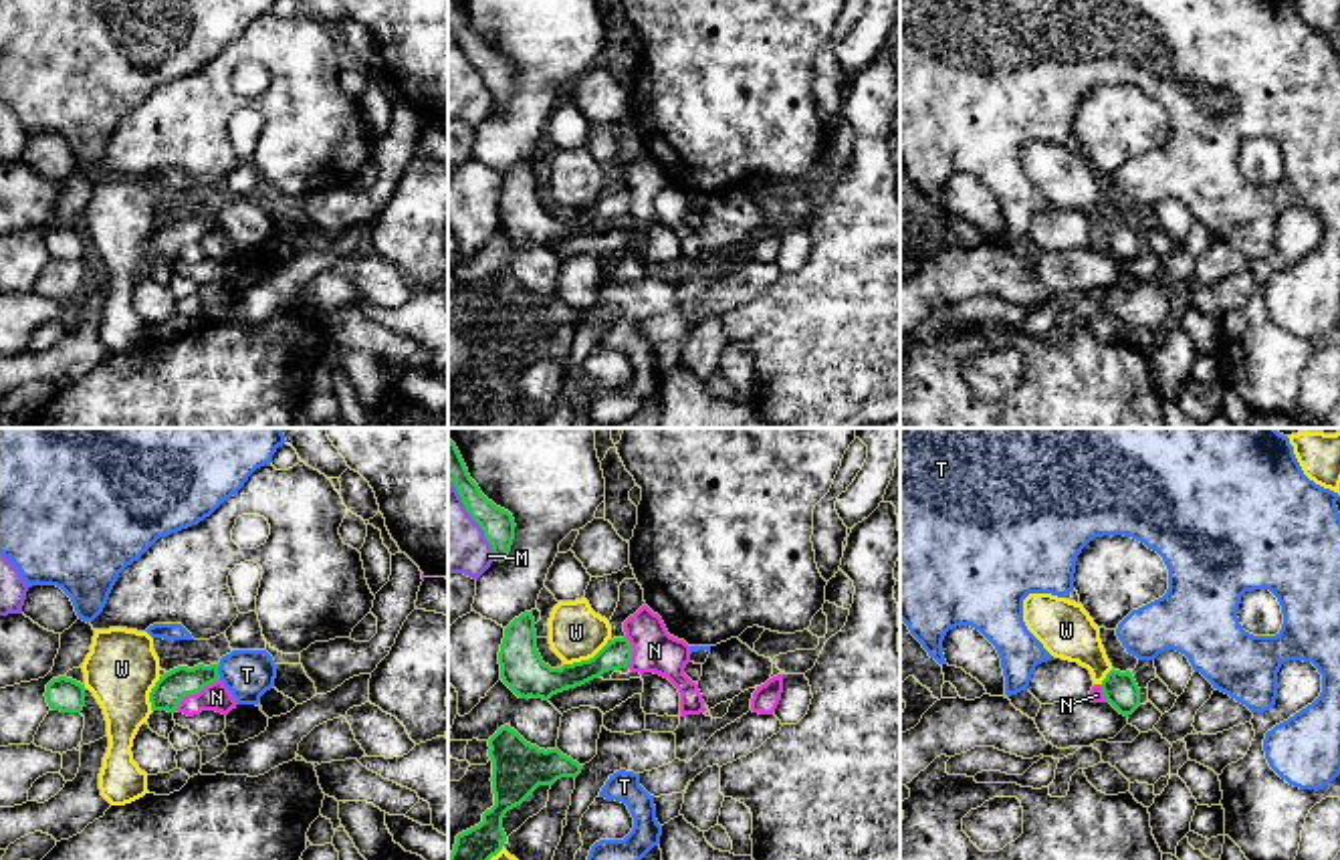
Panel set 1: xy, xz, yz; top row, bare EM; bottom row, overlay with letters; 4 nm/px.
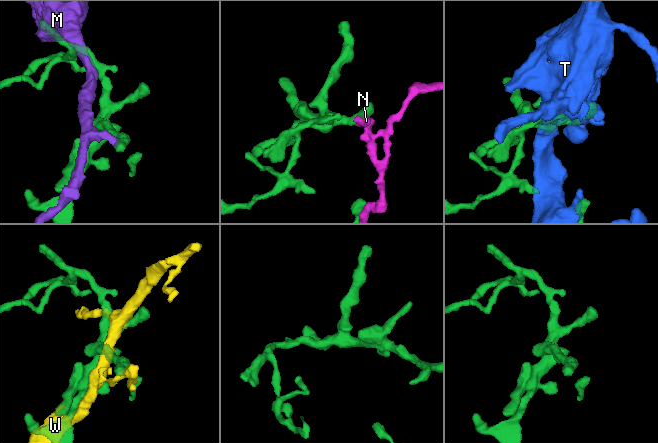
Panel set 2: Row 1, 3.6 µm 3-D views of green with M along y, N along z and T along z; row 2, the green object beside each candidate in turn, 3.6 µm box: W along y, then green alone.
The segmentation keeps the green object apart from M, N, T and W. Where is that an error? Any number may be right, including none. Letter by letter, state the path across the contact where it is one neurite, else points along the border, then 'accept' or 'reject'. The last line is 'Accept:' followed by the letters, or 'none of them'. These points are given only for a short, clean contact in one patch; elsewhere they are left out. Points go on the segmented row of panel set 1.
M: reject
N: reject
T: reject
W: reject
Accept: none of them

